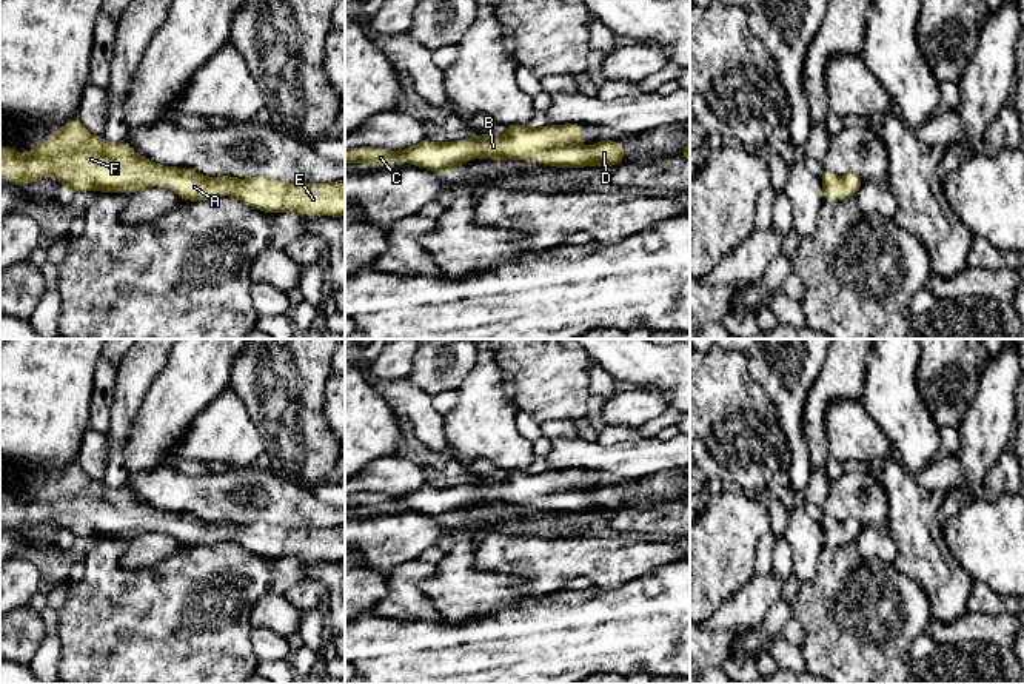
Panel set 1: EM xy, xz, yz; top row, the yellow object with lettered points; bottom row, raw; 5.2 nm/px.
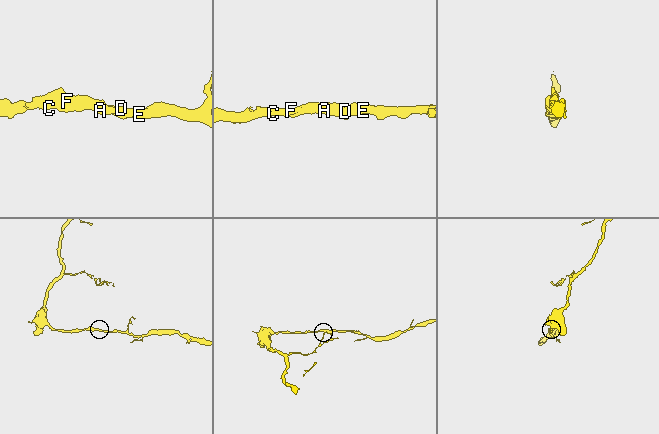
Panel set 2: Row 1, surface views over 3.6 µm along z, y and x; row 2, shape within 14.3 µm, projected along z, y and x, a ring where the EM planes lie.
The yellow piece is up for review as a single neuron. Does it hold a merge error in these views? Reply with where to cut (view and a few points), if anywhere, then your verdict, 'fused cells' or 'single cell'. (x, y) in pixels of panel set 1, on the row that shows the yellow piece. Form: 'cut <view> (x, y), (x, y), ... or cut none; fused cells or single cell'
cut none; single cell

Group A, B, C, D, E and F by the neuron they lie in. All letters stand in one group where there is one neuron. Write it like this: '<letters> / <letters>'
A B C D E F

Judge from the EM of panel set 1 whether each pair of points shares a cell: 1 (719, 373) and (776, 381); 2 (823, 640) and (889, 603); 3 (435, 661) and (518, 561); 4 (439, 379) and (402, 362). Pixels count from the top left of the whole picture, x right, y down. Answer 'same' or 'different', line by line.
1: different
2: same
3: different
4: different

